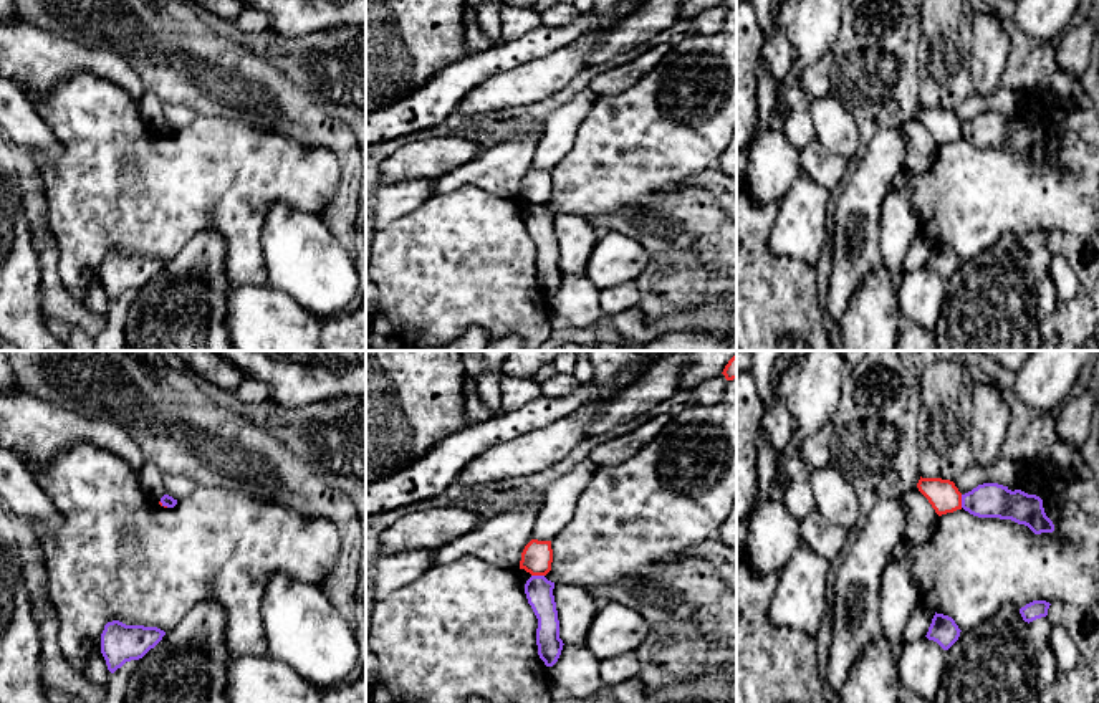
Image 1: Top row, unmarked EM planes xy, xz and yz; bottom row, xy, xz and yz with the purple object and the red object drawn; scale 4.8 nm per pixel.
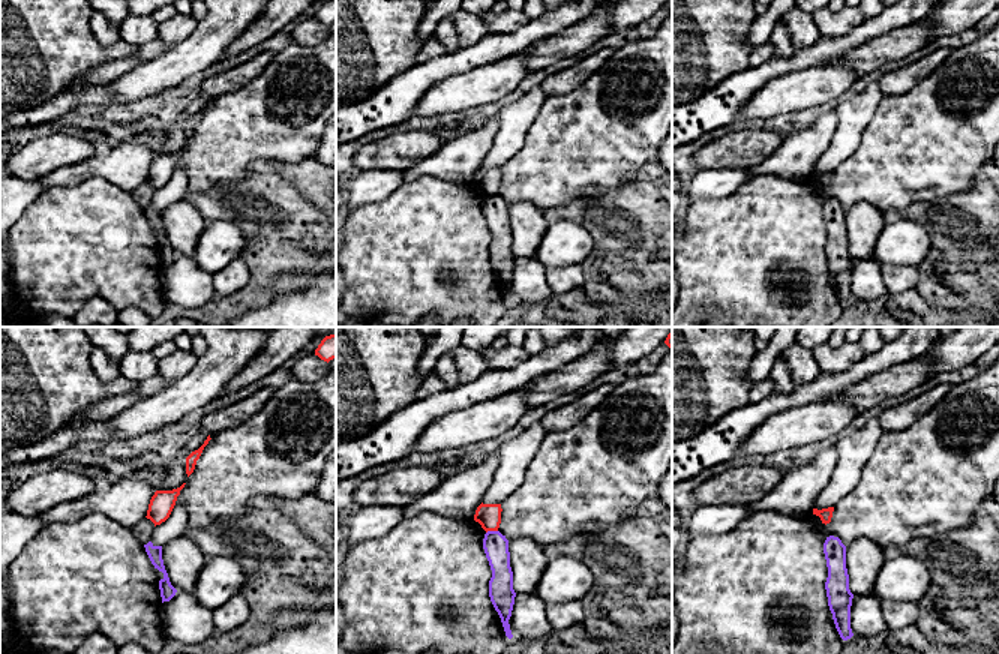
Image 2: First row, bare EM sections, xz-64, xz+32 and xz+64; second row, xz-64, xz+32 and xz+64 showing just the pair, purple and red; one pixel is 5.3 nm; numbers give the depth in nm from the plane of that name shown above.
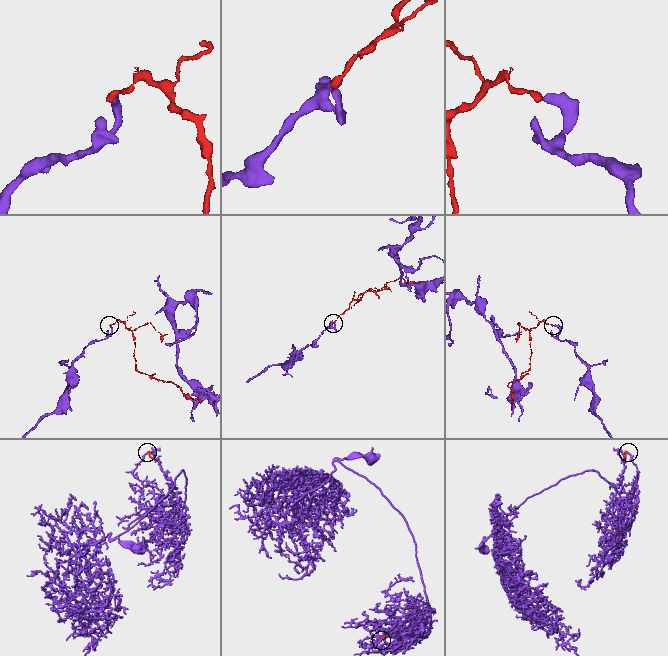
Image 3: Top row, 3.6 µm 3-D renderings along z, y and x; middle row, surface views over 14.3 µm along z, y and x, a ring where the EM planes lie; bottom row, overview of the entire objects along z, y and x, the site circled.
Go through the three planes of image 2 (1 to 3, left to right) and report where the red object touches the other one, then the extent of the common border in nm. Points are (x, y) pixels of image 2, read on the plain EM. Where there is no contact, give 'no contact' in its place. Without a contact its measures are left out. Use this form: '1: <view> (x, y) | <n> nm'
1: no contact
2: xz+32 (491, 195) | 70 nm
3: no contact

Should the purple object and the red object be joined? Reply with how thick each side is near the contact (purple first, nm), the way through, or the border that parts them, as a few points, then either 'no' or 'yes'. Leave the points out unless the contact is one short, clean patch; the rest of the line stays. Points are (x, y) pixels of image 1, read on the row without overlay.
140/150 nm | along xz (532, 204), (543, 205) | no

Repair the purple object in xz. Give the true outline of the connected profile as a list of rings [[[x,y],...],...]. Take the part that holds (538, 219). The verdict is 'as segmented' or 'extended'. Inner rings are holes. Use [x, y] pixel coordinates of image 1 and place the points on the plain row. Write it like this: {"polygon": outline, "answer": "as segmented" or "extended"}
{"polygon": [[[531,205],[525,213],[528,233],[538,248],[538,285],[546,296],[553,296],[558,291],[564,275],[559,268],[559,250],[553,218],[554,212],[545,205]]], "answer": "as segmented"}

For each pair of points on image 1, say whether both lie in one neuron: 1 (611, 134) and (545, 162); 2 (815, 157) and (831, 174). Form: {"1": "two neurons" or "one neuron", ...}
{"1": "two neurons", "2": "one neuron"}

